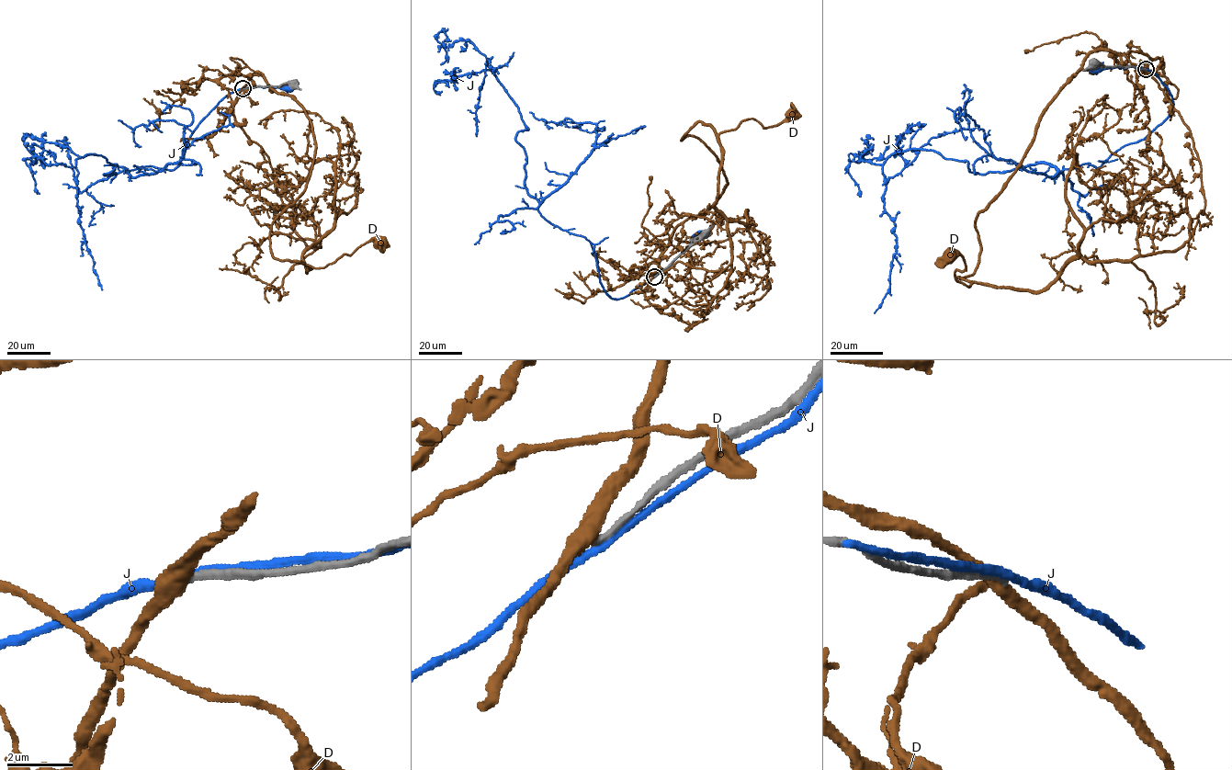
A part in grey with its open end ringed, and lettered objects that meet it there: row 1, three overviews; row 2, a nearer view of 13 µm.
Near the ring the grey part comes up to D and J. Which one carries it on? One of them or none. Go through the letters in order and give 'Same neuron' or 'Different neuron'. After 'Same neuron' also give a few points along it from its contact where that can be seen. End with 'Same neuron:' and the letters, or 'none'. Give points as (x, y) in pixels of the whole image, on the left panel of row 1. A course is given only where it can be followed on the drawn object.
D: Different neuron
J: Different neuron
Same neuron: none

